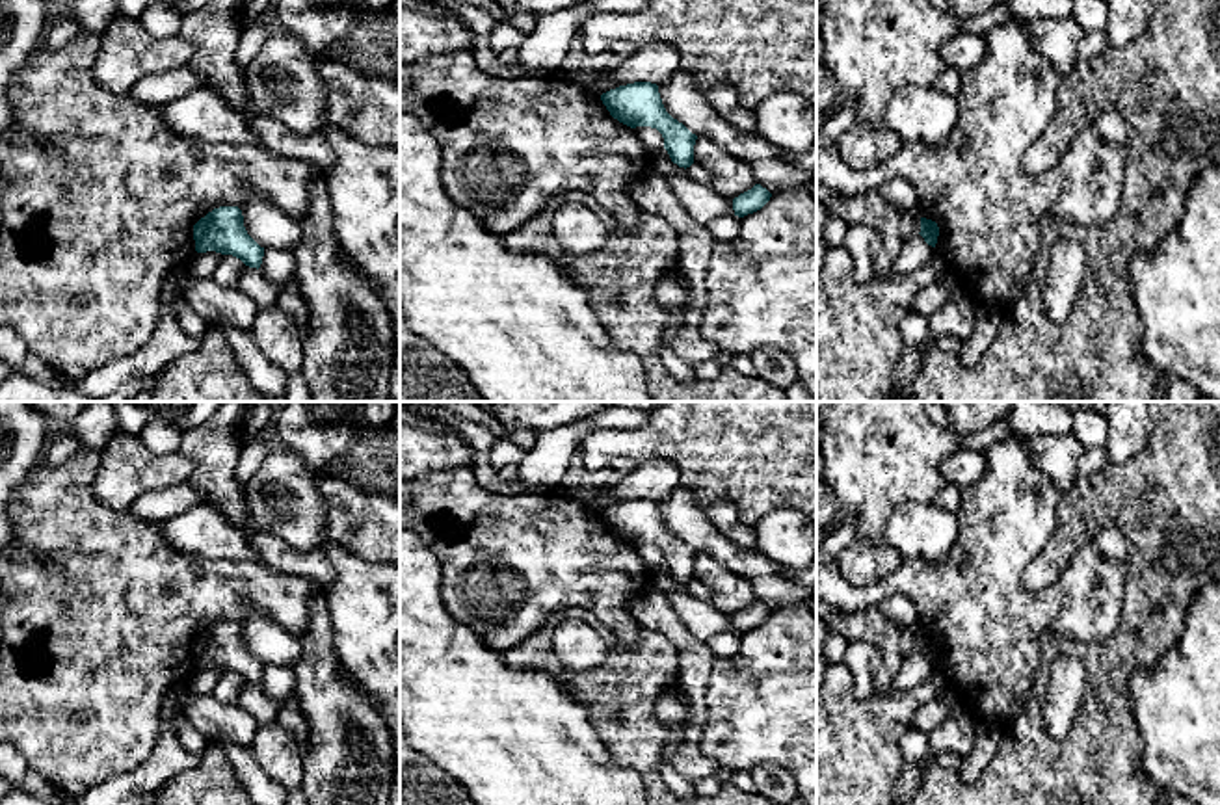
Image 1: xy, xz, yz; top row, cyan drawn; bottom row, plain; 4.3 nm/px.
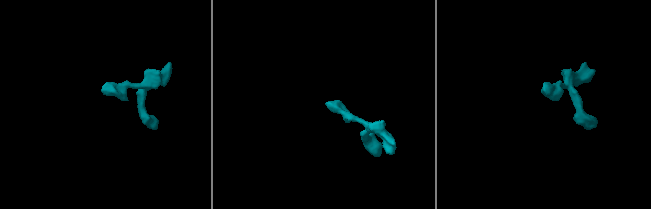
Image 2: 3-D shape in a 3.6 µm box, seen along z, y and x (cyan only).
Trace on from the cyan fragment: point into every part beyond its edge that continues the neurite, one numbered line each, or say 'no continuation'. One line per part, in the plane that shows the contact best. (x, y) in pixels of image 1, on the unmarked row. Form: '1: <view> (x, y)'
no continuation

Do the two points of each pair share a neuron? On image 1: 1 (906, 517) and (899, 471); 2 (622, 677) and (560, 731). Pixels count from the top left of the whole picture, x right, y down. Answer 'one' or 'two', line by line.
1: two
2: two

